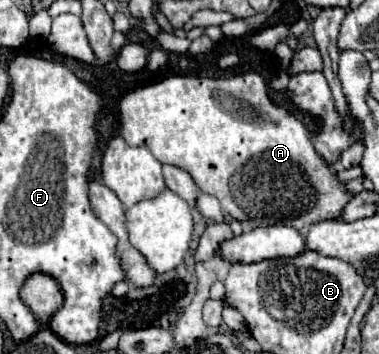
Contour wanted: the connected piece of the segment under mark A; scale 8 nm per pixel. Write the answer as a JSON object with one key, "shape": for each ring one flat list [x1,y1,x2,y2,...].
{"shape":[[254,71,230,79,174,75,160,83,130,91,120,99,119,135,130,147,144,145,158,161,188,171,200,191,214,195,222,211,238,221,252,221,260,227,290,225,304,231,312,223,338,217,350,201,336,173,314,151,308,129,294,115,268,99,266,83]]}

